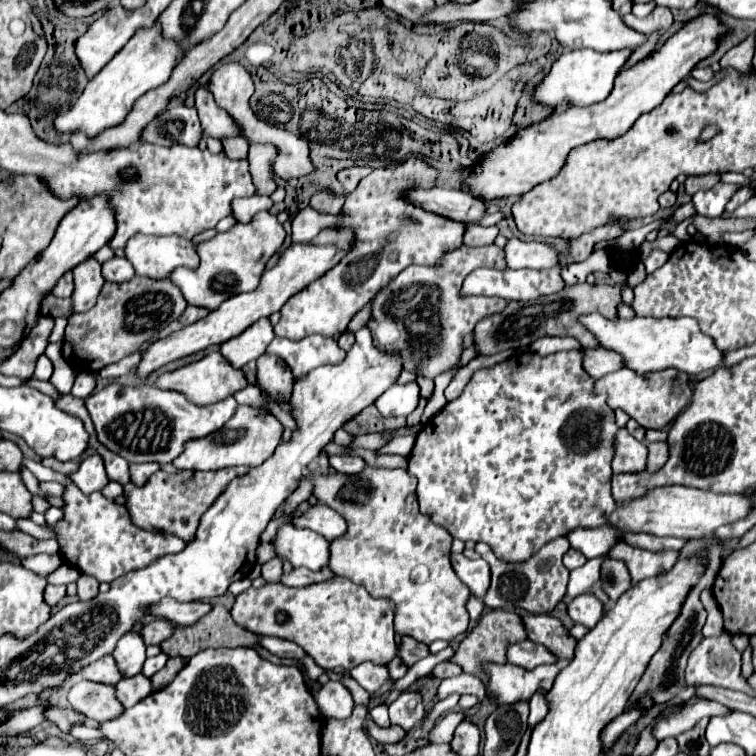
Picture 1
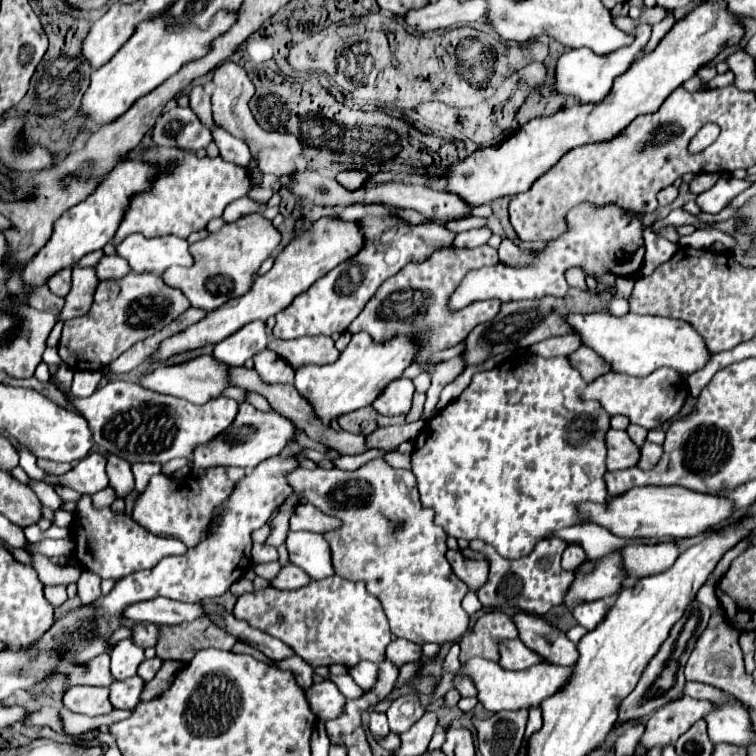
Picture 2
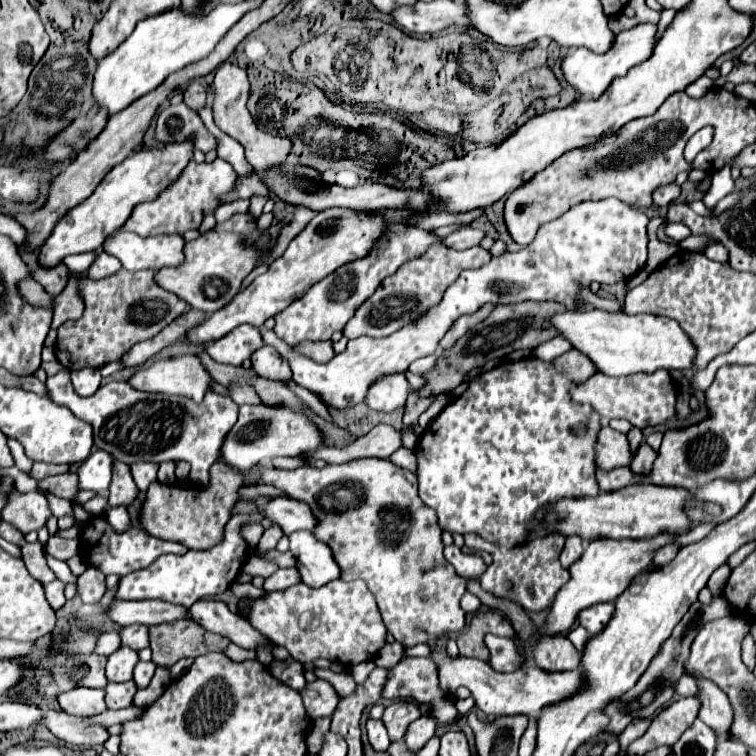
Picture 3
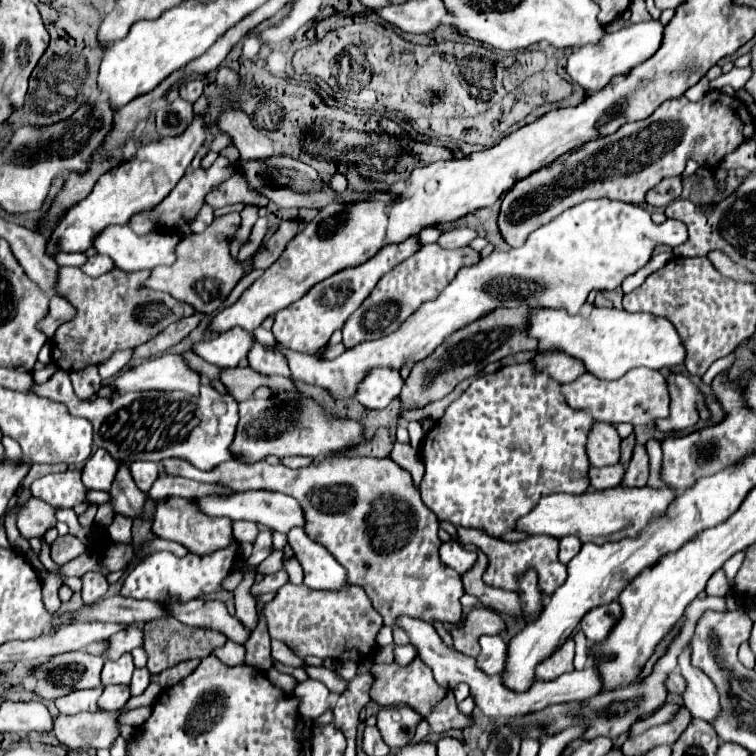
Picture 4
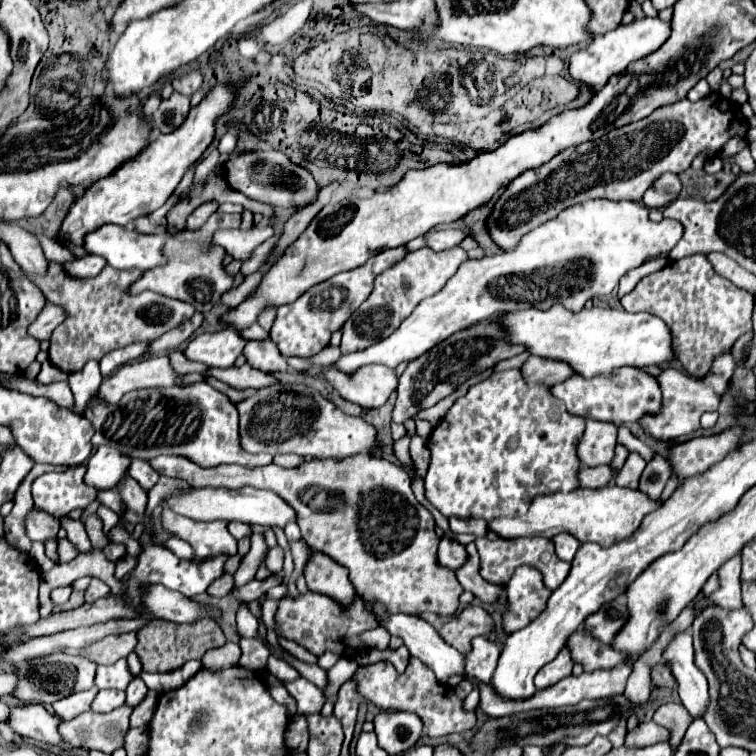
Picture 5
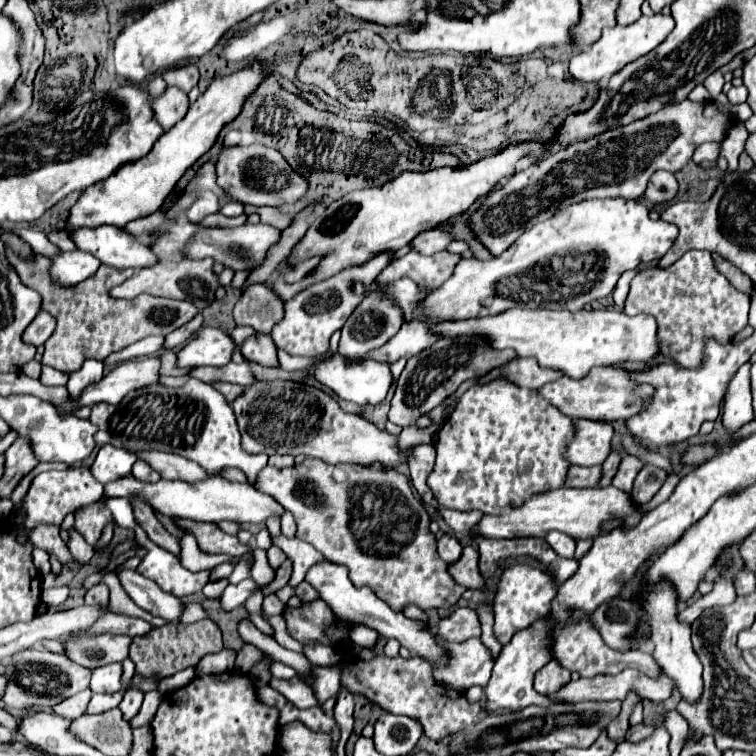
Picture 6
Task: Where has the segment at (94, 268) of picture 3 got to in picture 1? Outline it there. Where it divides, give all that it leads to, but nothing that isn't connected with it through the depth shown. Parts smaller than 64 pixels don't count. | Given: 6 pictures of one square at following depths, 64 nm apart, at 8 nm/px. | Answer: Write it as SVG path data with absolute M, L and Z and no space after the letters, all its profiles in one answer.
M114 256L102 264L102 276L108 282L124 282L134 276L134 268L124 260L124 256Z

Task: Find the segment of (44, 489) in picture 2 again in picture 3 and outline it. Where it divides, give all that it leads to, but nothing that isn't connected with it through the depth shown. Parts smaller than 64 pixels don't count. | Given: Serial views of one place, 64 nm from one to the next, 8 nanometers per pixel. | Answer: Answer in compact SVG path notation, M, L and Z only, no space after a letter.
M40 492L46 496L48 502L50 502L50 508L52 508L52 514L56 518L62 518L62 516L72 516L72 504L68 504L66 500L58 498L53 494L46 494L46 492Z

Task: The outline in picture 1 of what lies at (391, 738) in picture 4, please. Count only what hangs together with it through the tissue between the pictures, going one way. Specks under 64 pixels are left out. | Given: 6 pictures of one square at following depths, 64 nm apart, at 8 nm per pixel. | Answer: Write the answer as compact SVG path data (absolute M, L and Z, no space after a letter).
M402 692L390 704L388 712L390 712L390 724L396 724L396 726L400 726L404 730L414 728L426 716L422 696L418 692Z

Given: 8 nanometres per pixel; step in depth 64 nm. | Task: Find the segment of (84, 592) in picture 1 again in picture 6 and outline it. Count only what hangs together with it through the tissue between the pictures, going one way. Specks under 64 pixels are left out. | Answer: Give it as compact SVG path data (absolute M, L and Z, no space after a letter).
M96 584L86 592L86 604L88 606L108 606L108 586Z

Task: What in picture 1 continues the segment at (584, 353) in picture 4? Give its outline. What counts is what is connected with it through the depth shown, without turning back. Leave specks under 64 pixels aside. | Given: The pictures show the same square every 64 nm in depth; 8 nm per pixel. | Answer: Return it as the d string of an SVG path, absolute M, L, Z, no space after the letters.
M586 314L580 316L578 322L592 332L600 348L612 350L622 356L624 368L634 370L636 374L648 374L656 372L660 368L676 368L690 376L718 368L722 364L722 352L712 344L708 336L704 336L698 328L698 324L692 318L604 318L602 314Z

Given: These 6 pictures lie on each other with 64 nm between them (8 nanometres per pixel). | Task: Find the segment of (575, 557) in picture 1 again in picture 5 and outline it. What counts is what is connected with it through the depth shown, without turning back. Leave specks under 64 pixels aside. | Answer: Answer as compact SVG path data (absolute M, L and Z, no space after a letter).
M558 534L552 538L554 546L556 546L556 554L560 556L560 560L566 560L566 562L572 562L580 542L574 538L574 536L568 536L568 534Z

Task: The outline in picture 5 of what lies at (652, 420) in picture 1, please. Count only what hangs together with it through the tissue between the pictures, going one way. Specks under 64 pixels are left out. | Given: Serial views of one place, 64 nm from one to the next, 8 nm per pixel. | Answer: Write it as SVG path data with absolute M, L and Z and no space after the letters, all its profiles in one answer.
M618 368L612 372L614 376L594 376L584 380L582 376L570 376L560 384L550 386L550 394L564 402L566 410L572 416L602 420L602 422L636 422L640 416L648 412L656 412L660 408L660 388L656 378L638 370L638 368Z

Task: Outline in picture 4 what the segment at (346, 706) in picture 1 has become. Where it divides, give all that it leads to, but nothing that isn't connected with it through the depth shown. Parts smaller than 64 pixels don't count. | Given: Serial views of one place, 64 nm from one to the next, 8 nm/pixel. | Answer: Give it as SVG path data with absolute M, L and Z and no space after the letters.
M304 680L304 682L296 684L294 696L300 702L298 704L298 714L304 720L316 720L320 714L324 714L330 708L330 704L328 704L330 690L322 682Z

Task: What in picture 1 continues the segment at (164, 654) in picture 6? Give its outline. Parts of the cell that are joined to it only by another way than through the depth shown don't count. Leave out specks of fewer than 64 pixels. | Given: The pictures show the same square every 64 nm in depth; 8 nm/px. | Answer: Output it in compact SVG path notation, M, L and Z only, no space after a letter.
M214 606L204 618L200 618L196 624L190 626L174 626L174 632L168 640L164 640L160 644L160 650L174 658L174 656L182 656L182 658L190 658L194 656L198 650L204 648L238 648L238 646L254 646L256 644L256 634L252 634L246 628L240 628L238 624L234 624L230 612L224 606Z

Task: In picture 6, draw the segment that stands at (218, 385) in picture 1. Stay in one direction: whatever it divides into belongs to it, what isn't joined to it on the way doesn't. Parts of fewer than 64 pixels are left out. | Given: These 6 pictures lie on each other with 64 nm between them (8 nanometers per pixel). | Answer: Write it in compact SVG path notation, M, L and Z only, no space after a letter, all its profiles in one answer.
M154 356L144 358L144 360L122 362L120 366L110 370L108 374L104 374L104 378L100 382L84 388L78 400L74 400L70 396L66 402L54 404L54 408L62 416L68 416L76 408L94 406L98 402L118 404L124 398L124 394L128 394L130 390L138 390L138 388L144 388L148 384L158 382L158 366L160 366L158 358L154 358Z

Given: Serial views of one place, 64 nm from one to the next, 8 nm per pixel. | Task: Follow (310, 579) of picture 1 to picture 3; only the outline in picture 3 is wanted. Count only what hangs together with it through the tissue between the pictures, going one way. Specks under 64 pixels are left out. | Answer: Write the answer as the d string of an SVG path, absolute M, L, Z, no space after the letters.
M284 568L284 570L278 570L272 576L268 576L264 580L262 590L264 592L276 592L282 588L290 588L292 584L298 584L298 582L300 582L300 574L296 572L296 568Z

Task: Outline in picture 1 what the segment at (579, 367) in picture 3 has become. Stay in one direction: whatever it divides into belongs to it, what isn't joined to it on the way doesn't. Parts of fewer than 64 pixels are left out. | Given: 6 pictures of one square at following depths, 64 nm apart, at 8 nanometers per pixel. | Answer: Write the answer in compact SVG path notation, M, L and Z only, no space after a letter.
M586 348L586 350L582 350L582 354L584 354L582 368L594 380L598 380L600 376L606 376L608 372L620 370L620 358L612 356L612 352L602 352L598 348Z

